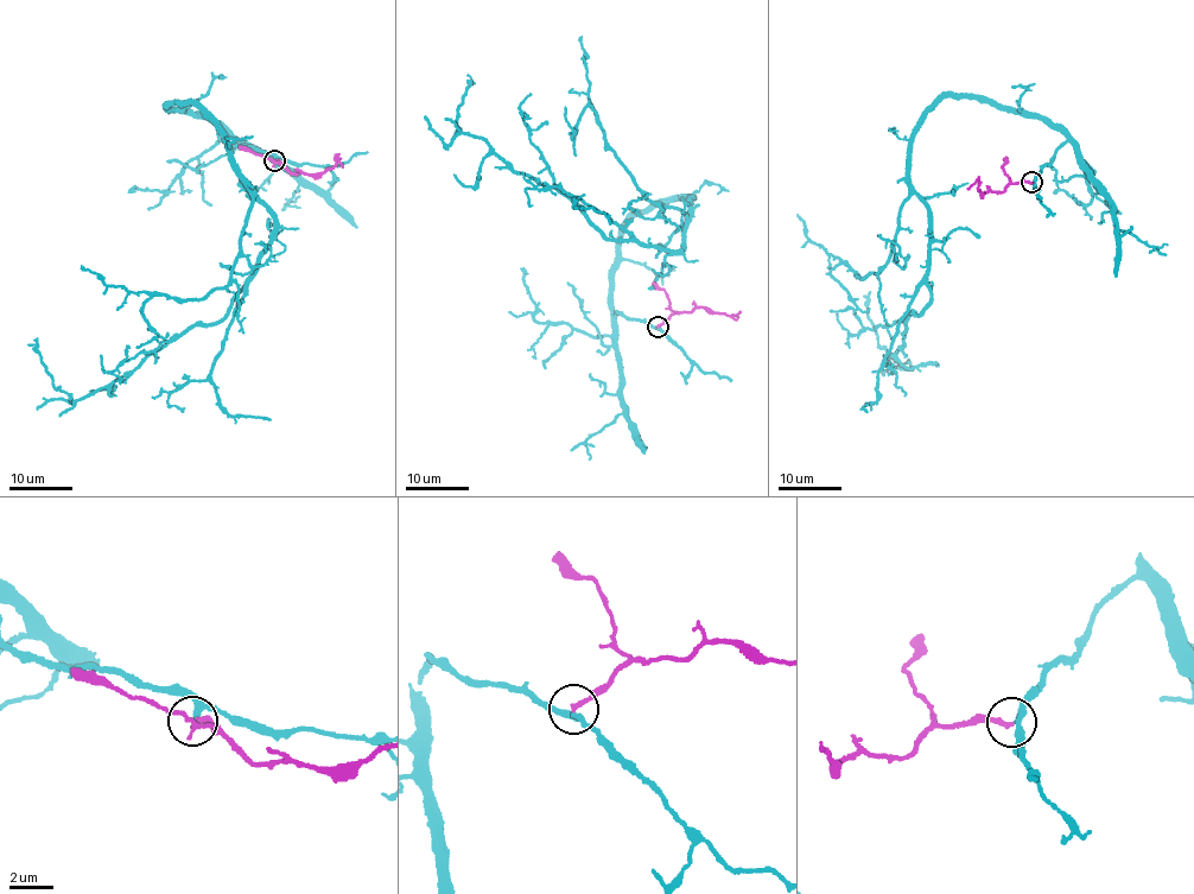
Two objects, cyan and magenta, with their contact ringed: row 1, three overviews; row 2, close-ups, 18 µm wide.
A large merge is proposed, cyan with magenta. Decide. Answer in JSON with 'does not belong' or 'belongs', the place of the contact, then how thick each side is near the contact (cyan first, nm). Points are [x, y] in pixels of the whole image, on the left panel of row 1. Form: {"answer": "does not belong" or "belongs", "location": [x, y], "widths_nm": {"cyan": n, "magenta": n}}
{"answer": "belongs", "location": [274, 160], "widths_nm": {"cyan": 180, "magenta": 200}}

